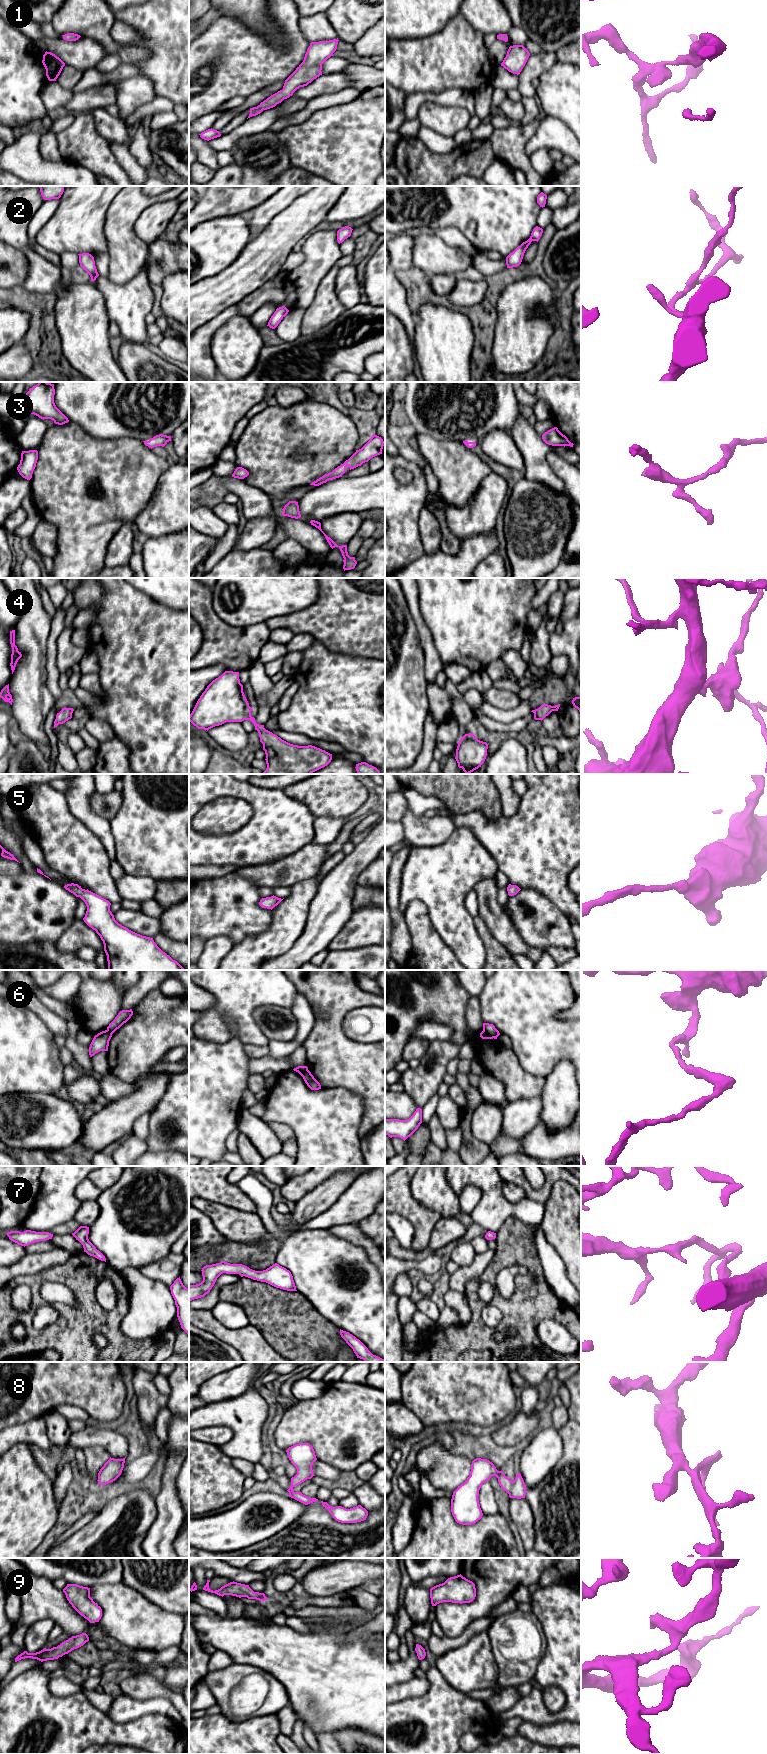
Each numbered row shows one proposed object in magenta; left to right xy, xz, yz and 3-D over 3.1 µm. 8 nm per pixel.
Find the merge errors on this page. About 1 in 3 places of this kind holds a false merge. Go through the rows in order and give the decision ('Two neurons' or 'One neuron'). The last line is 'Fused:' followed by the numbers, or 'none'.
1: One neuron
2: One neuron
3: One neuron
4: One neuron
5: One neuron
6: Two neurons
7: One neuron
8: One neuron
9: One neuron
Fused: 6

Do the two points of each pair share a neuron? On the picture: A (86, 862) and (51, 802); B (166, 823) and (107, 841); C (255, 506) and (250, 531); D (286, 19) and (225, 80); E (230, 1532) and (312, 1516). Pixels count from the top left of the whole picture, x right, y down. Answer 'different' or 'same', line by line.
A: same
B: different
C: different
D: same
E: different

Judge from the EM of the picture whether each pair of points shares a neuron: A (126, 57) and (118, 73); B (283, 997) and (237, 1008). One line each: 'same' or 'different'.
A: different
B: same

